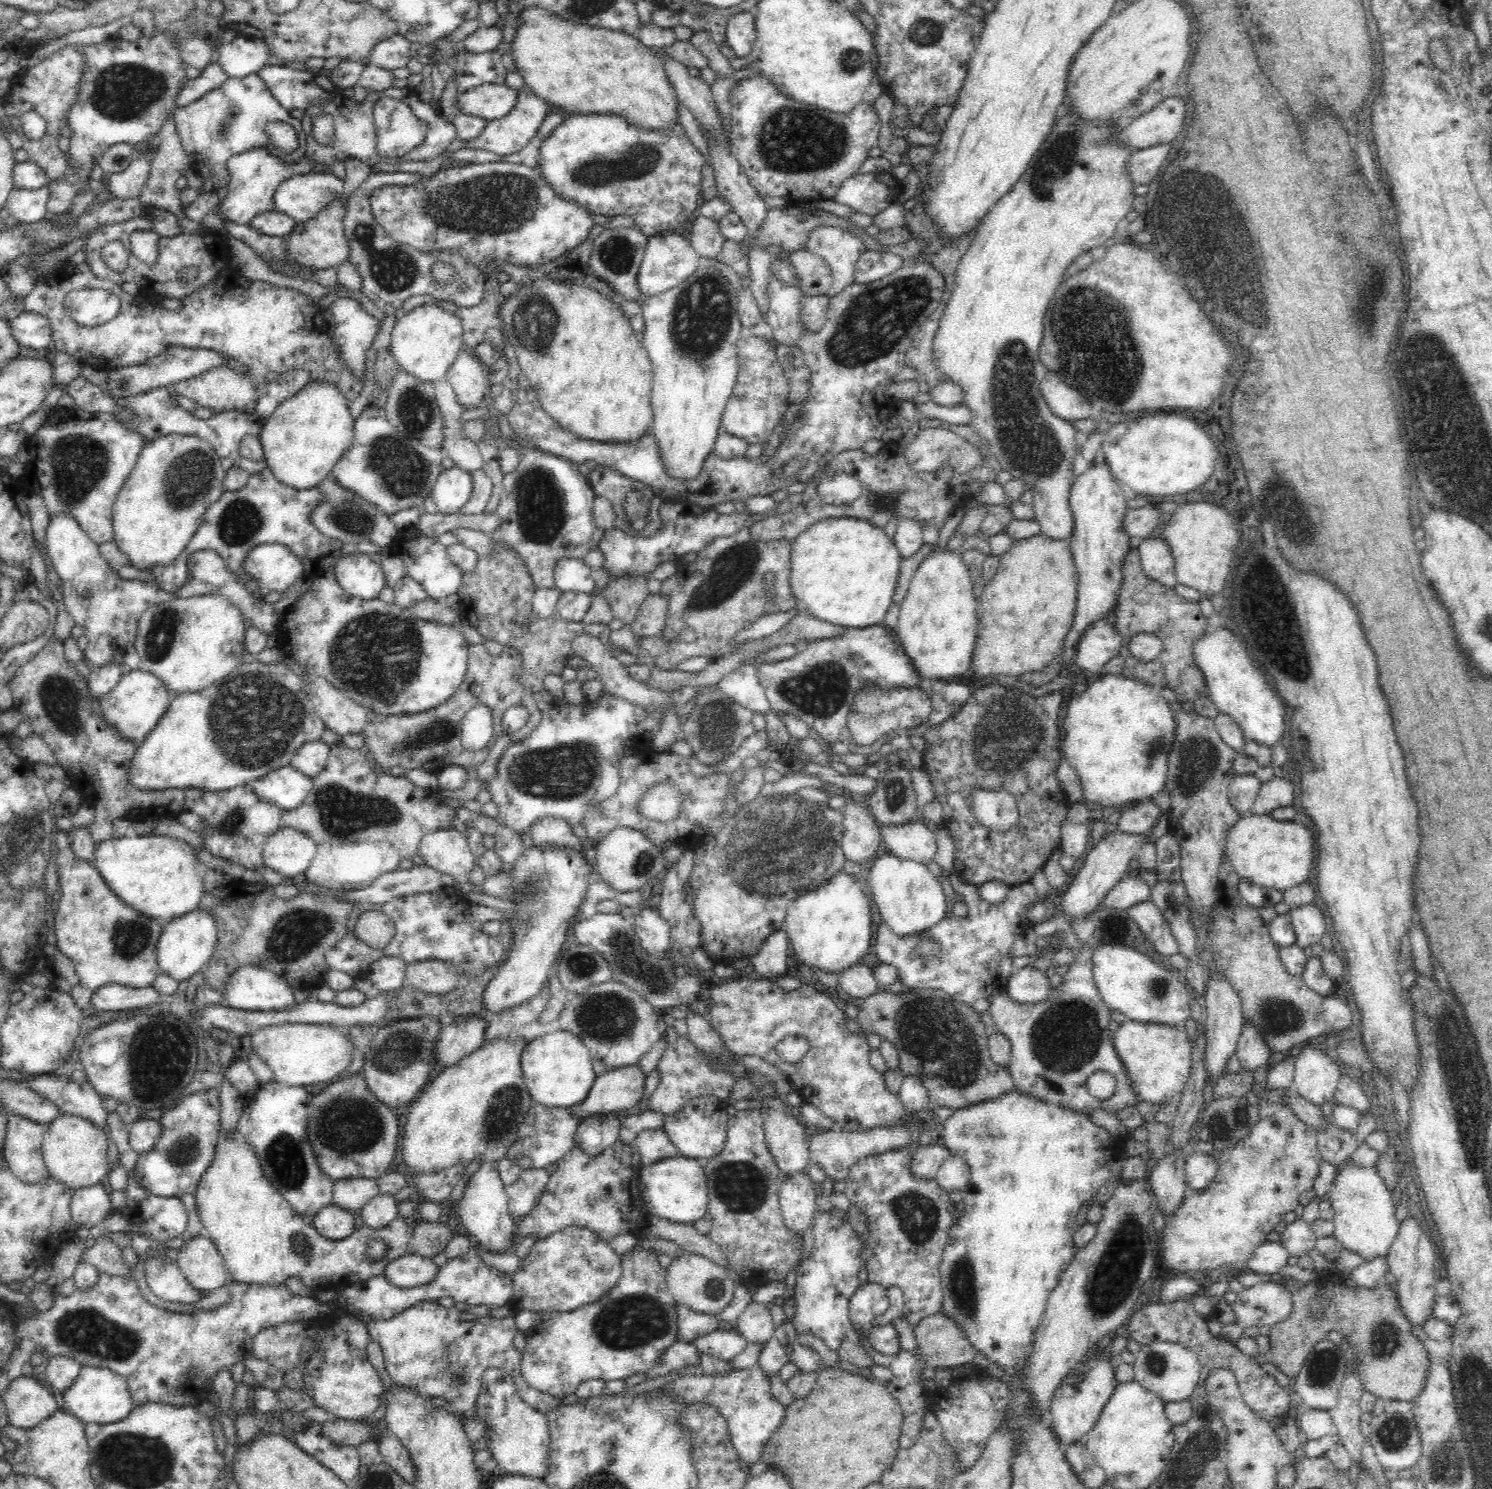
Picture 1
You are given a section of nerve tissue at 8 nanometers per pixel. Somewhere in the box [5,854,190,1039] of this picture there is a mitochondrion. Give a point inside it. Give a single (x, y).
(129, 937)

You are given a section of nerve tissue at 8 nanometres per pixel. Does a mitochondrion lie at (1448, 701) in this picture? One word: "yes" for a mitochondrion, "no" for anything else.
no

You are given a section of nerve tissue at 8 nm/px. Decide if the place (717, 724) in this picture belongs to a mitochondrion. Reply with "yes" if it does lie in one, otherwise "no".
yes

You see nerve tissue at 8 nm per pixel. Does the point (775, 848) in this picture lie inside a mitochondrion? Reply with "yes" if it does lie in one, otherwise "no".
yes

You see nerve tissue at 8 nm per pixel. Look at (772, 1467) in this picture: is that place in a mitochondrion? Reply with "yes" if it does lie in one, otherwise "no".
no

